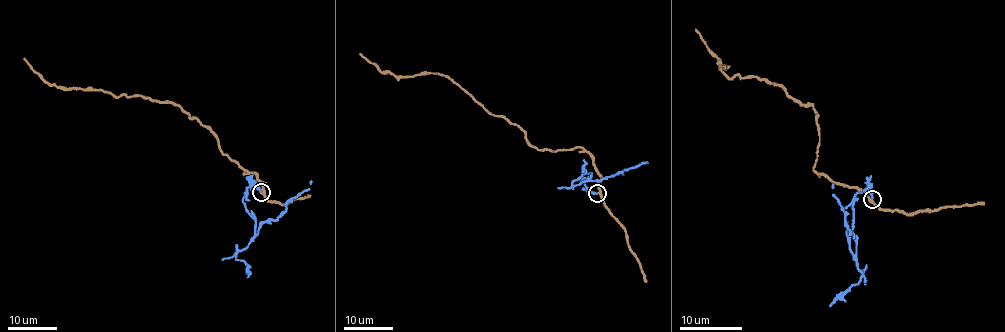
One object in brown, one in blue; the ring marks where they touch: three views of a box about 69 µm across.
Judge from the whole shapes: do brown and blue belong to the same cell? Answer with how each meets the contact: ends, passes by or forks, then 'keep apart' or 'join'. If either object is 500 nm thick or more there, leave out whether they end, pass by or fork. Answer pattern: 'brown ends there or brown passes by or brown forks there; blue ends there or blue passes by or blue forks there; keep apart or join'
brown passes by; blue ends there; keep apart

